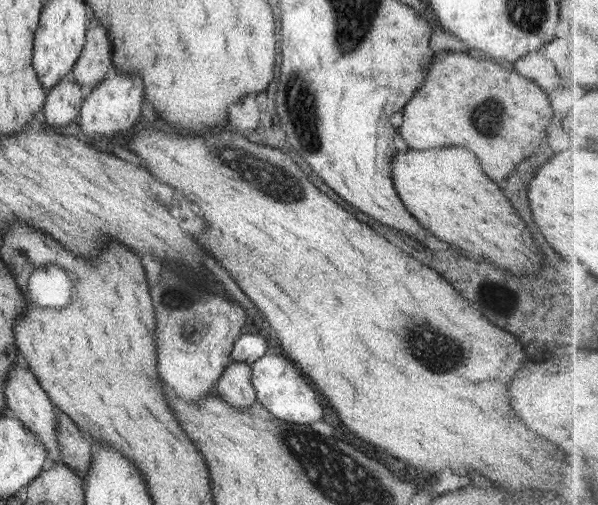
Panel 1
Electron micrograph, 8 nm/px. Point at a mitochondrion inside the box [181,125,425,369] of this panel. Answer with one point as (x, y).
(276, 185)

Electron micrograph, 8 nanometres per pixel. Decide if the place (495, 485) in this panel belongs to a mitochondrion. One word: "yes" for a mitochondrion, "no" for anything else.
no

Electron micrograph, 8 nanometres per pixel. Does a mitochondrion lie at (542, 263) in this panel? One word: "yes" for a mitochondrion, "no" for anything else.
no

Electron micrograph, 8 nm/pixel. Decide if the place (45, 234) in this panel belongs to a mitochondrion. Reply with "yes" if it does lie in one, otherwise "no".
no

